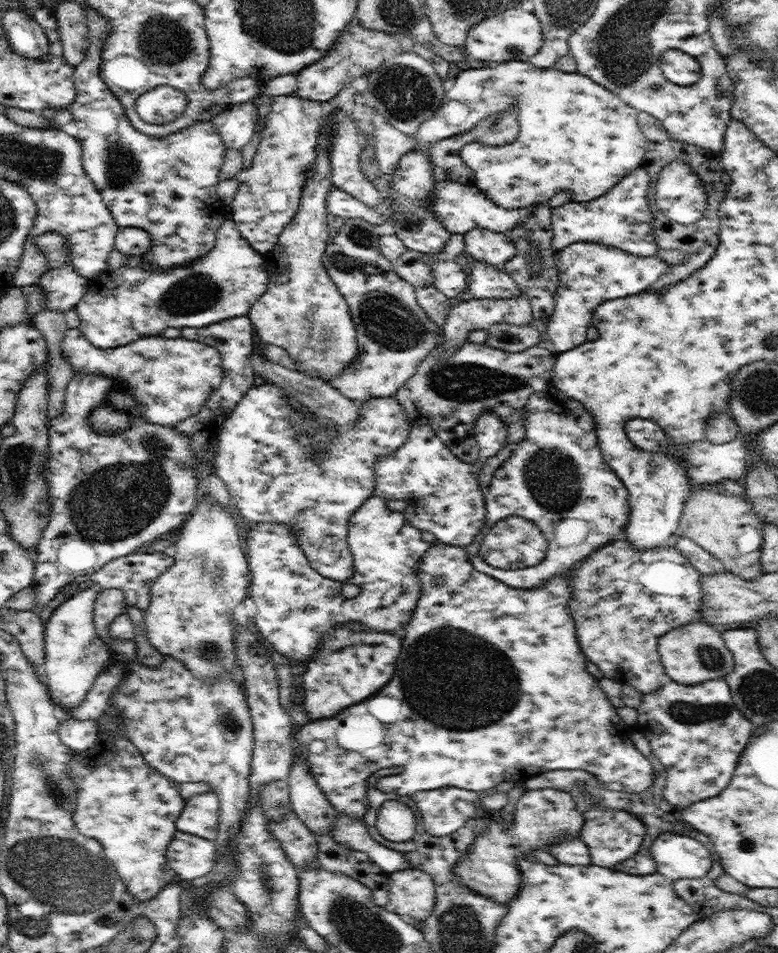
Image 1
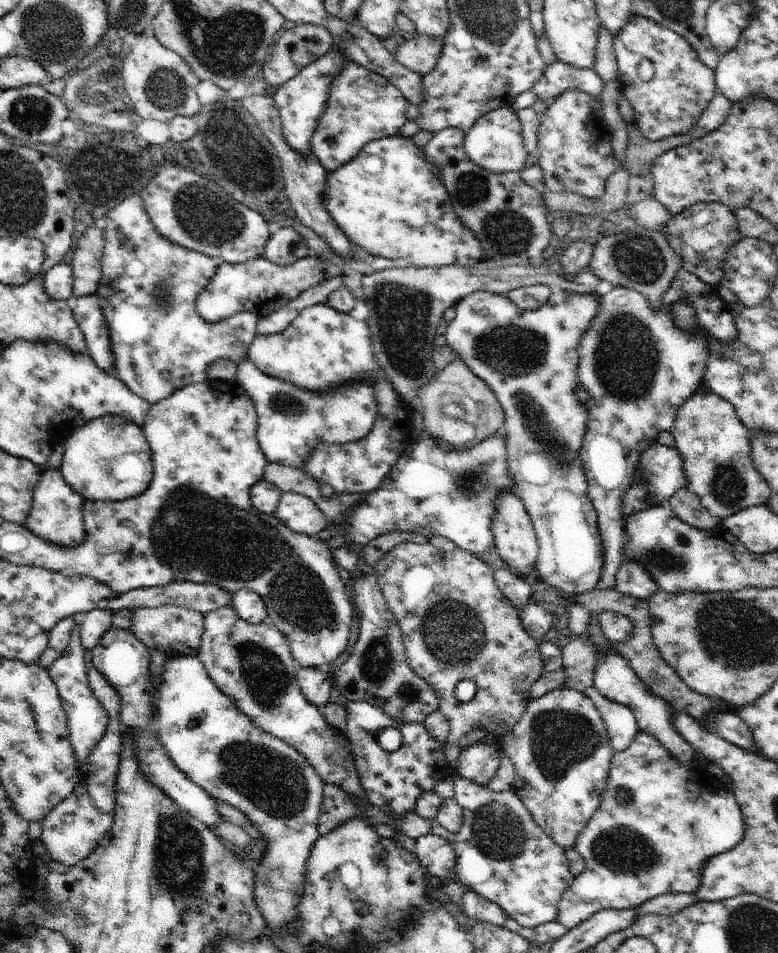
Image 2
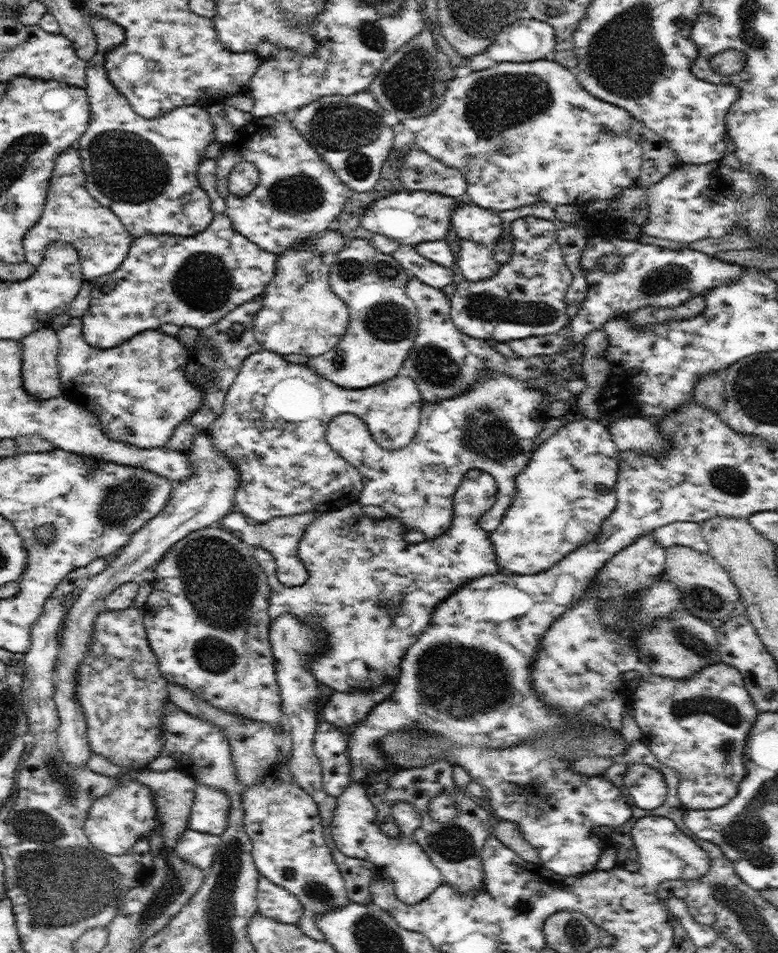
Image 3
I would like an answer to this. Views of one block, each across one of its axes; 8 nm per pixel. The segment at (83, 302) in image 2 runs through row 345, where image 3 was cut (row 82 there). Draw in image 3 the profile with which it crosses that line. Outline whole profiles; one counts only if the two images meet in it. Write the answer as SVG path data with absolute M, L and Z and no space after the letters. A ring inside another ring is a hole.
M85 14L87 23L94 30L98 47L92 59L86 63L86 94L90 102L88 129L77 141L76 150L82 159L86 174L88 192L102 206L107 206L120 219L127 231L134 237L150 233L152 235L174 235L188 238L196 236L208 228L214 218L210 207L210 197L202 189L197 178L200 162L204 160L209 144L217 142L216 128L206 108L199 105L177 107L173 112L158 119L145 120L130 107L126 97L108 78L104 60L106 52L124 42L124 28L118 23L108 22L102 15Z

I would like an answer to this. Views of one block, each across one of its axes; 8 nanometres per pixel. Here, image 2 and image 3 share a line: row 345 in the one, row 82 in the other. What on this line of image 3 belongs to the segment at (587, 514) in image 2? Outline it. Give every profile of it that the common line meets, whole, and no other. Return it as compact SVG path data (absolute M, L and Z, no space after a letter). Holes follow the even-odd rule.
M552 57L530 62L502 62L491 68L474 71L468 74L457 74L447 84L442 103L436 110L426 114L426 126L416 134L416 144L425 153L442 159L446 165L450 165L462 174L466 174L467 190L465 196L474 204L482 208L494 208L498 211L522 208L528 204L534 204L538 200L546 200L554 206L559 204L577 205L588 203L596 199L610 199L620 195L622 190L636 183L641 172L643 151L641 145L629 136L635 120L626 108L620 108L610 101L600 100L598 97L586 92L578 82L577 76L554 61Z

